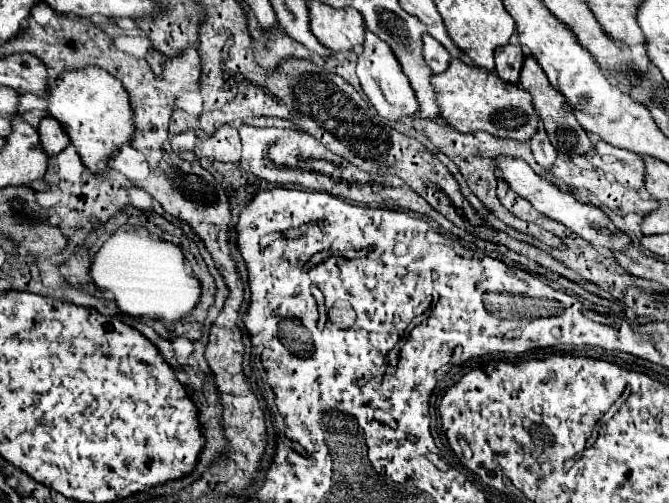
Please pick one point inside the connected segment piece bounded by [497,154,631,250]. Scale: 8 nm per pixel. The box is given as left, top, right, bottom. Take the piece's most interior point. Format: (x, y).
(588, 221)

